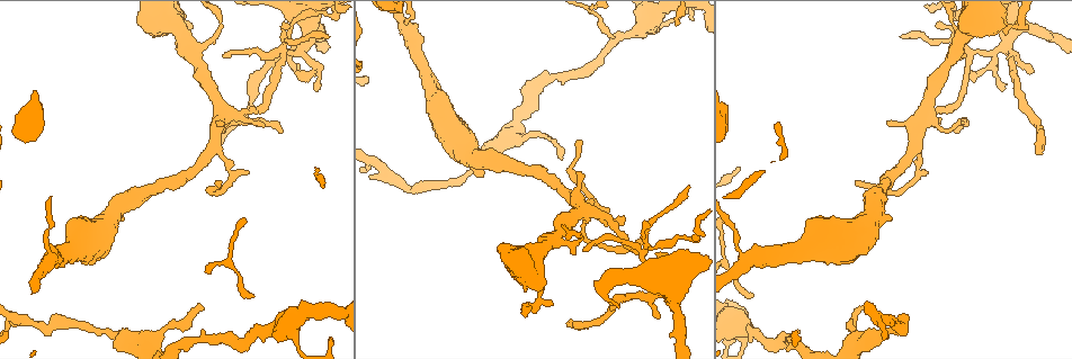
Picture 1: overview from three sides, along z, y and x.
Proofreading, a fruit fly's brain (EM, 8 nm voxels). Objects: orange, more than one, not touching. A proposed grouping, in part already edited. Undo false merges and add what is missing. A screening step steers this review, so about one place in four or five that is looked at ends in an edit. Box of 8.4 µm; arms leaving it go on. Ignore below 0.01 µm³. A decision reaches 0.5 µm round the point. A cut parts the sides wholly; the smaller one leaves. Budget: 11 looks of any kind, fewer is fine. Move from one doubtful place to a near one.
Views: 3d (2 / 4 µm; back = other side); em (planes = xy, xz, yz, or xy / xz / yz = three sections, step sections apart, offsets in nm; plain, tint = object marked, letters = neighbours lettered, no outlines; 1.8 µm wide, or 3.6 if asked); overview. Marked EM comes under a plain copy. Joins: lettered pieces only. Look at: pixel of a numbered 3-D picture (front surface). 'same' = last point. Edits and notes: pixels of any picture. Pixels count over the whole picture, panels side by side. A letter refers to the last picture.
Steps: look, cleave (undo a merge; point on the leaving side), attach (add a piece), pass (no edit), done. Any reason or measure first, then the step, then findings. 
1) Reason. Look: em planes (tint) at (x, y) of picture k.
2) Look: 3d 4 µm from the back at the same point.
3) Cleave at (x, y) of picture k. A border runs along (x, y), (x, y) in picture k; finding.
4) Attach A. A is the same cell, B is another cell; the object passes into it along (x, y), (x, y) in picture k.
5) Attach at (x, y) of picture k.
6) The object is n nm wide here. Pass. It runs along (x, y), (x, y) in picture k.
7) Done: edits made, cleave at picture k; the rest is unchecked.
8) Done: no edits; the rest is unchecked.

Thin end. Look: em yz step 4 (tint) at (571, 321) of picture 1.

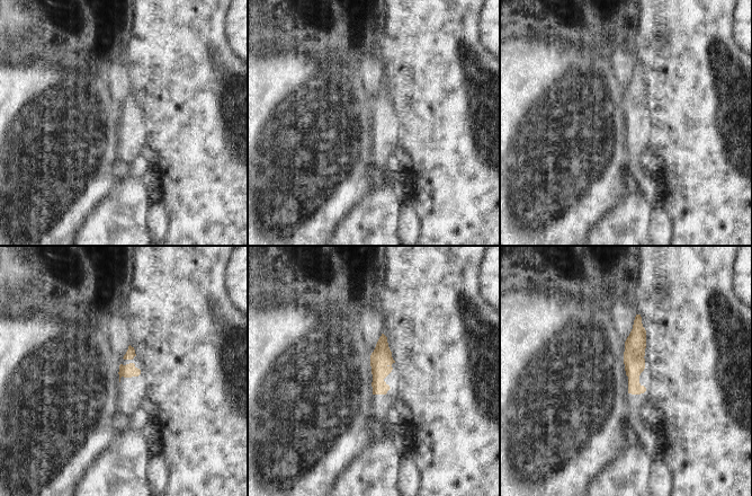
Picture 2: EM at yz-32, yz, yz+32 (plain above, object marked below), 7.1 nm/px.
Look: em planes (letters) at the same point.

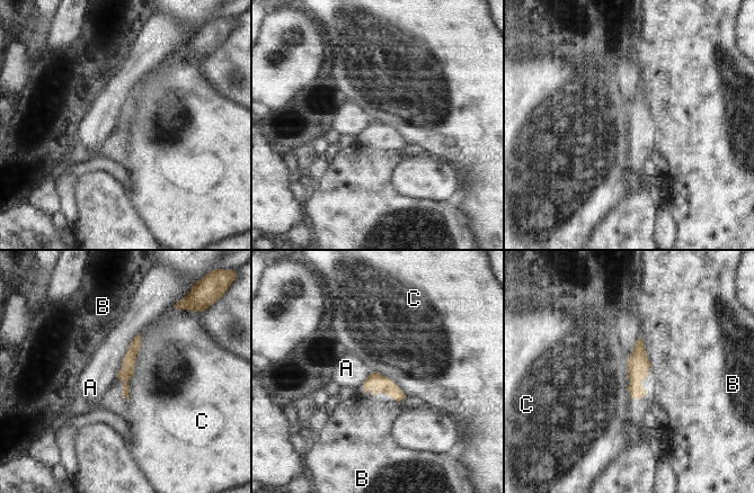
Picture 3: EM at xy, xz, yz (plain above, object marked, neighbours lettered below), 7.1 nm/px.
Pass. A, B and C are other cells; a border runs along (140, 333), (140, 349), (130, 378) in picture 3; none of them fits.

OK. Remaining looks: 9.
Four arms meet. Look: 3d 2 µm from the back at (582, 208) of picture 1.

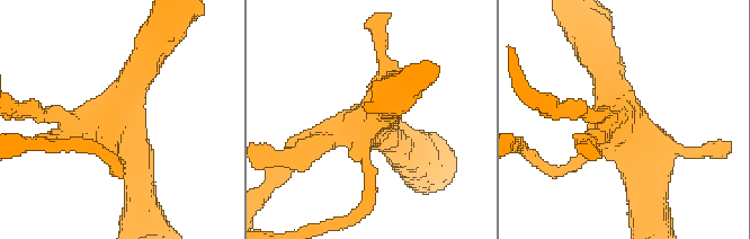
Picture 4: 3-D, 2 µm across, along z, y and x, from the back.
Need the tissue. Look: em planes (letters) at (365, 123) of picture 4.

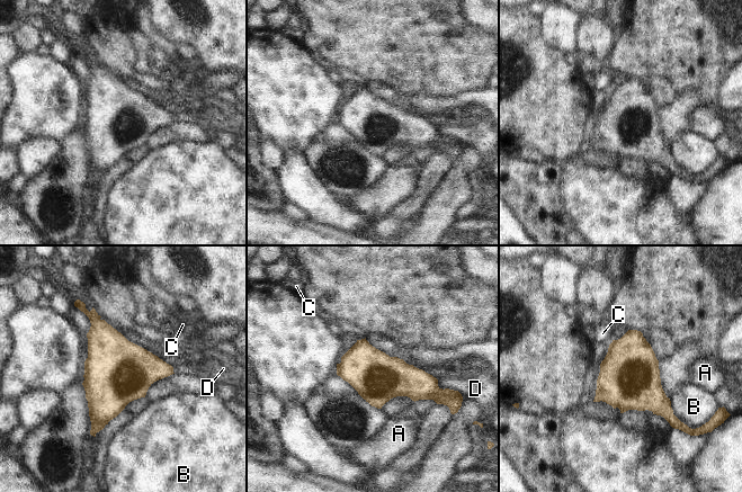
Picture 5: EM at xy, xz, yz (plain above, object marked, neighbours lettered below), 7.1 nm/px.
The object is 360 nm wide here. Pass. A, B, C and D are other cells; a border runs along (613, 340), (609, 345) in picture 5; all the same neuron.

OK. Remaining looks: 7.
Sharp bend. Look: em planes (letters) at (1014, 27) of picture 1.

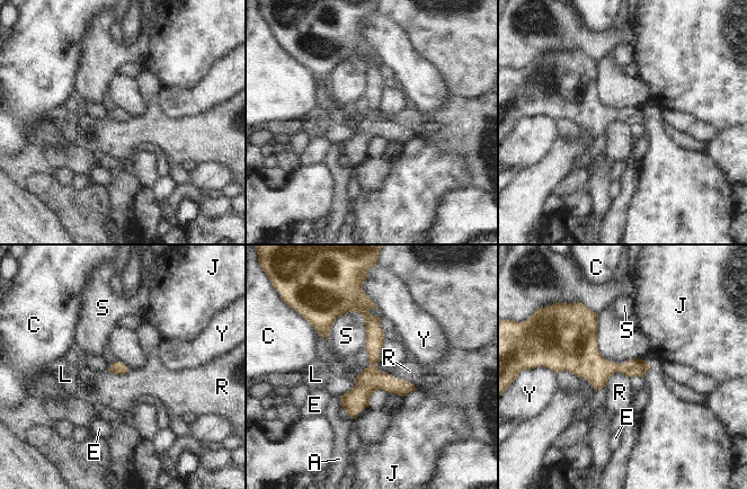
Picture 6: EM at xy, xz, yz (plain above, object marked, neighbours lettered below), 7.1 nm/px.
Pass. A, C, E, J, L, R, S and Y are other cells; it runs along (366, 303), (372, 378), (353, 414) in picture 6; continuous, no second neuron.

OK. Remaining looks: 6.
Sharp bend. Look: 3d 4 µm at (281, 55) of picture 1.

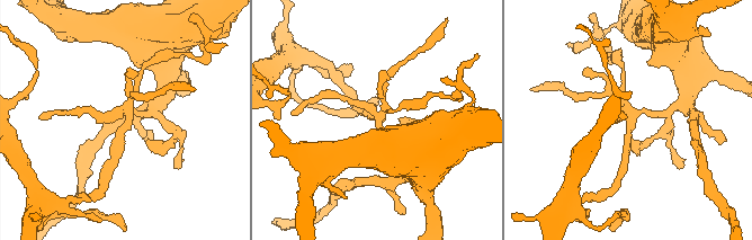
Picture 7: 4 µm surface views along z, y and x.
Look: em yz step 4 (tint) at (382, 120) of picture 7.

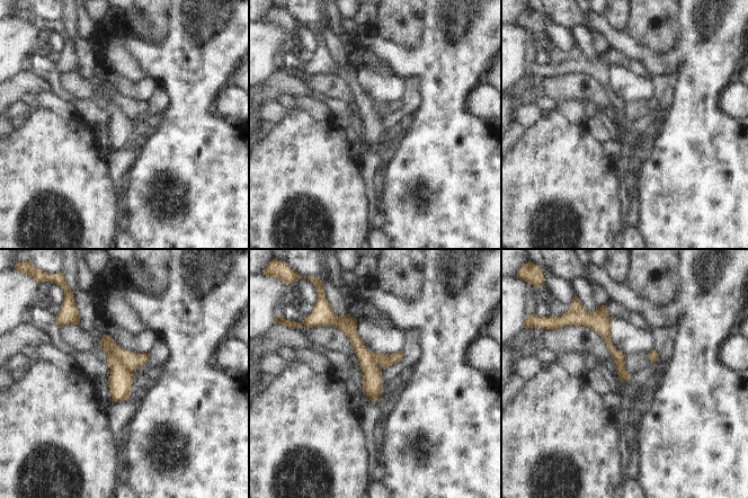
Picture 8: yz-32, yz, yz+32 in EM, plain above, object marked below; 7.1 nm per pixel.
Look: em planes (letters) at the same point.

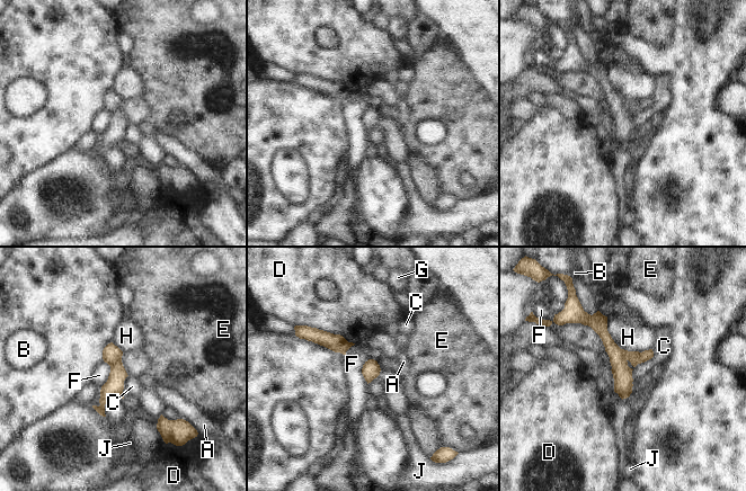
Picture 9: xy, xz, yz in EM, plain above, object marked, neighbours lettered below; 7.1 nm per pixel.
The object is 130 nm wide here. Cleave at (110, 354) of picture 9. A, B, C, D, E, F, G, H and J are other cells; a border runs along (121, 357), (110, 366) in picture 9; two neurons meet here.

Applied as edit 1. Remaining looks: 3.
Done: edits made, cleave at picture 9; the rest is unchecked.

